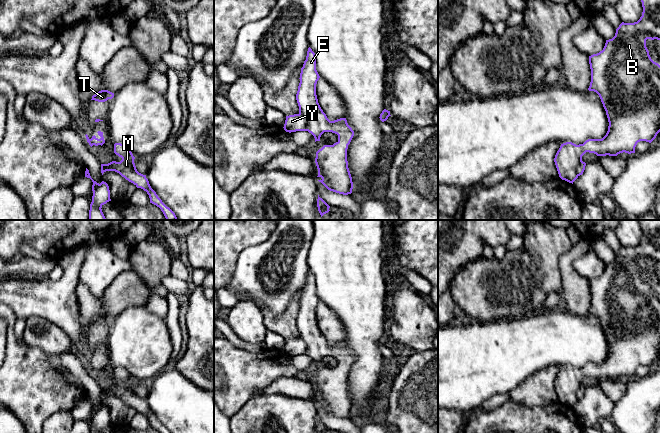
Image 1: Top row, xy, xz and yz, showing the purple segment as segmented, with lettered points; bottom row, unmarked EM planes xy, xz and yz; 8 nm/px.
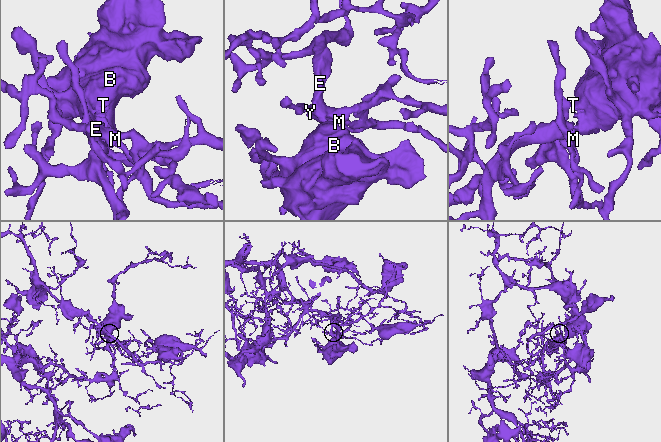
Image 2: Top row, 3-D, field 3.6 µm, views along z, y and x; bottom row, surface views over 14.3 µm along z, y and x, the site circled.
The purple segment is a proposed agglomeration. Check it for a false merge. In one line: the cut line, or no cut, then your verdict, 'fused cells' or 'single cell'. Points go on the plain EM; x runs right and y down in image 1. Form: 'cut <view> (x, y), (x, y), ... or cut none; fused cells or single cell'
cut none; single cell

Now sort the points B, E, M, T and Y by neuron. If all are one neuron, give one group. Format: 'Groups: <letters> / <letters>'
Groups: B E M T Y

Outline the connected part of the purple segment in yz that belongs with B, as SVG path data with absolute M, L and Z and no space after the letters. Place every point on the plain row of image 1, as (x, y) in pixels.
M639 220L642 226L642 240L637 246L622 246L616 253L615 260L606 264L602 275L589 280L591 293L591 306L589 315L596 316L603 328L608 342L609 350L606 359L602 363L588 363L583 368L576 369L572 366L561 368L554 386L562 404L572 407L583 398L586 387L582 380L586 377L594 377L597 380L617 380L620 377L635 377L638 366L651 367L660 356L660 289L654 286L646 271L647 263L660 264L660 220Z

